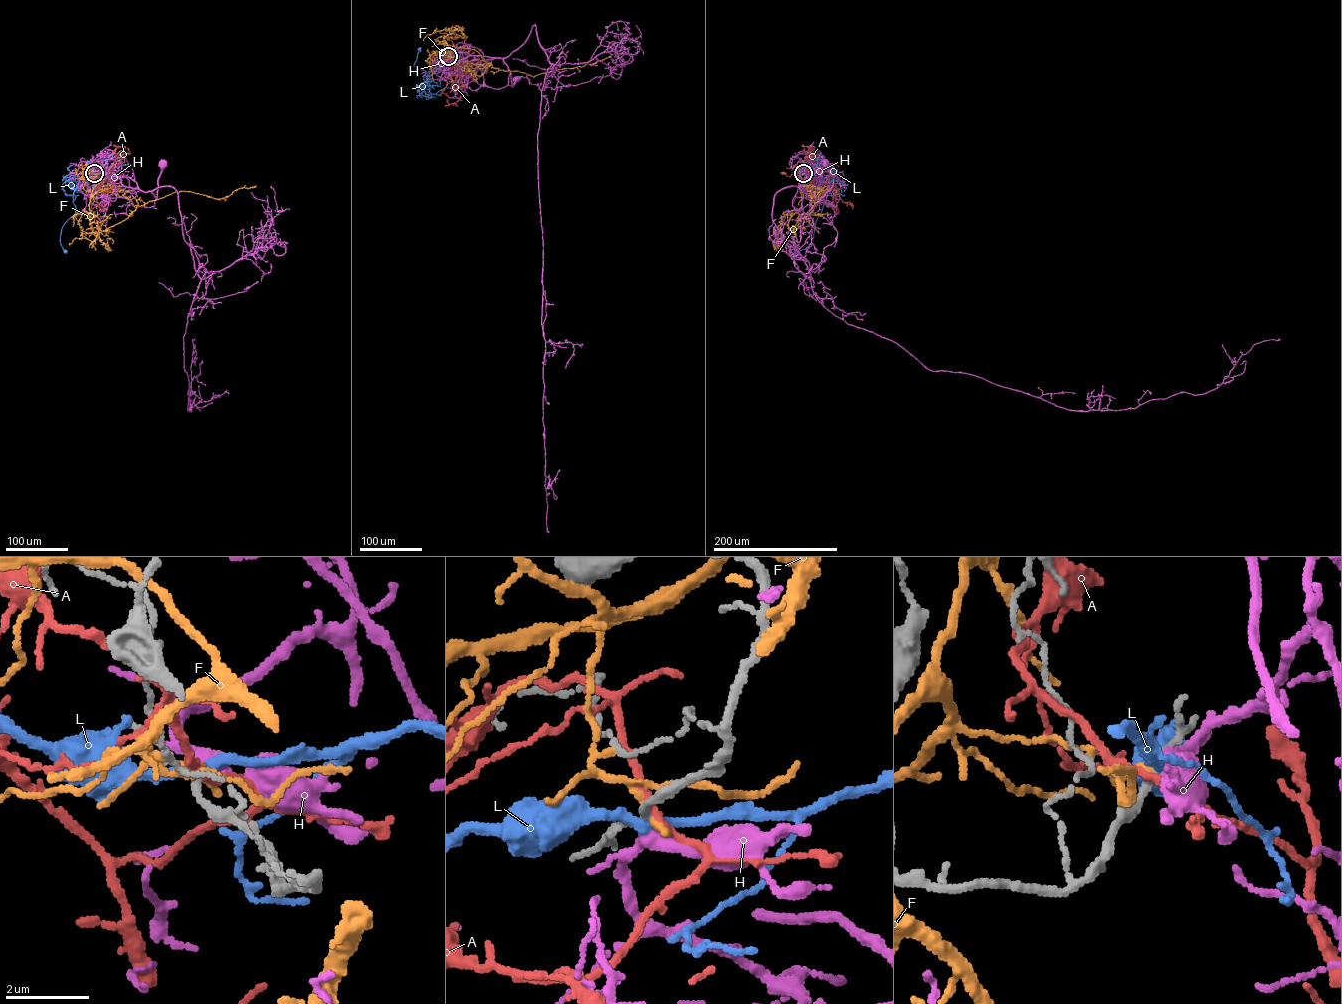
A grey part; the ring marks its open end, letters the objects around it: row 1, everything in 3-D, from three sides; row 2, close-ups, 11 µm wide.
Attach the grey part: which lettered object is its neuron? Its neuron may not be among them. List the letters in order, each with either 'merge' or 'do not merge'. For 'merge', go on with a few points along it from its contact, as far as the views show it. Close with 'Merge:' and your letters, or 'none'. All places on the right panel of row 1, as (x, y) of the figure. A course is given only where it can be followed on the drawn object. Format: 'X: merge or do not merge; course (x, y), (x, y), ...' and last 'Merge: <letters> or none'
A: do not merge
F: do not merge
H: merge; course (803, 173), (809, 175), (803, 183), (804, 192), (822, 197), (833, 184), (826, 164)
L: do not merge
Merge: H

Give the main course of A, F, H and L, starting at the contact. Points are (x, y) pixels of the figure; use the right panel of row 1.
A: (803, 173), (811, 183), (783, 173)
F: (803, 173), (801, 206), (788, 224), (792, 232), (824, 192), (815, 199), (803, 186)
H: (803, 173), (809, 175), (803, 183), (804, 192), (822, 197), (833, 184), (826, 164)
L: (803, 173), (809, 167), (814, 171), (816, 181), (824, 192), (823, 205), (811, 242), (805, 249), (795, 251)

